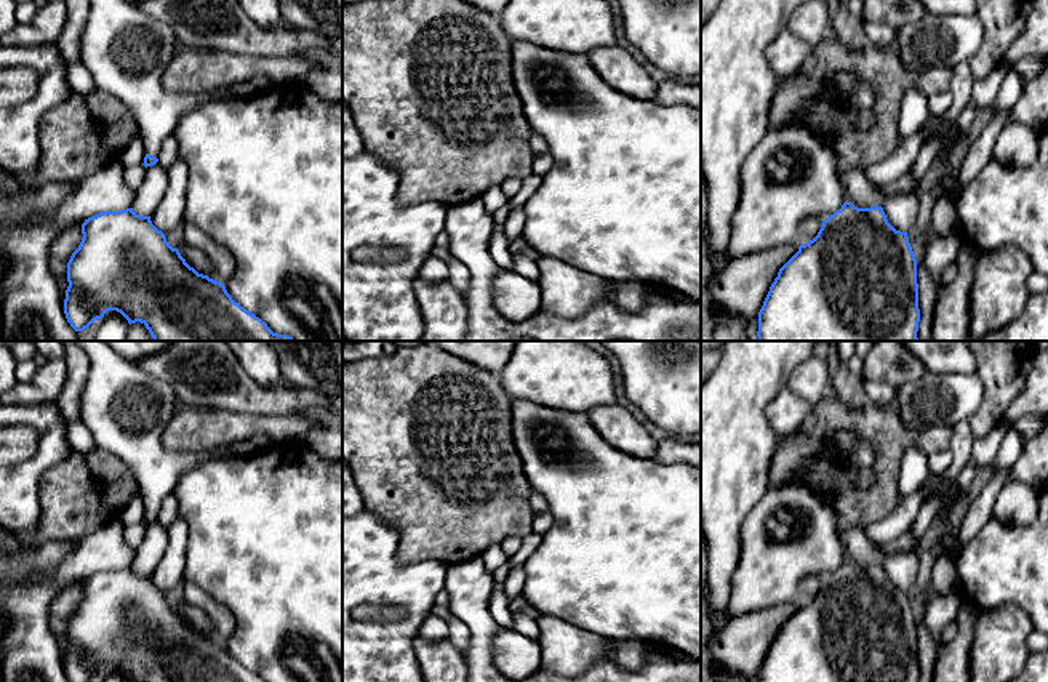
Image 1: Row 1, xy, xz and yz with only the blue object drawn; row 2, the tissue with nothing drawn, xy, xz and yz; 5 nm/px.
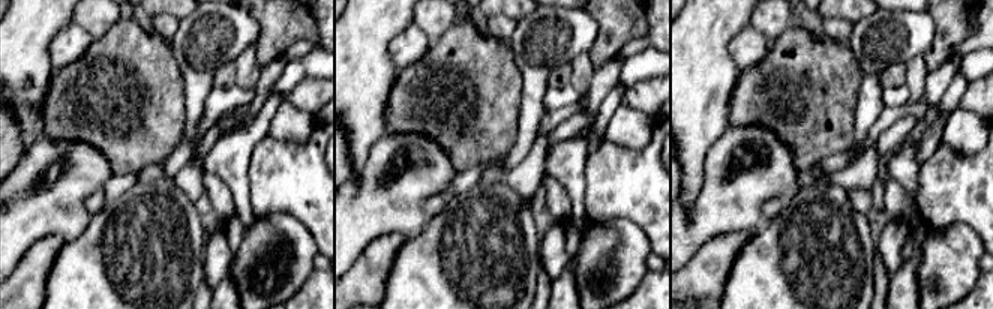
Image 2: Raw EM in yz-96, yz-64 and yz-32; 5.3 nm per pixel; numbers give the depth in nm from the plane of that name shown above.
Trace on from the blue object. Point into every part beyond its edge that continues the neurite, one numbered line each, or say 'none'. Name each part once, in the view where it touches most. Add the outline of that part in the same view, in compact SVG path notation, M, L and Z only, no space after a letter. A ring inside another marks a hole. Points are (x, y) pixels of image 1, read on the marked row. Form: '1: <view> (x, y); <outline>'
1: xy (127, 52); M90 0L91 10L80 40L80 62L91 72L98 88L118 98L136 117L146 154L158 155L162 141L190 110L216 101L213 90L173 93L162 85L162 75L178 51L173 29L146 14L126 0Z

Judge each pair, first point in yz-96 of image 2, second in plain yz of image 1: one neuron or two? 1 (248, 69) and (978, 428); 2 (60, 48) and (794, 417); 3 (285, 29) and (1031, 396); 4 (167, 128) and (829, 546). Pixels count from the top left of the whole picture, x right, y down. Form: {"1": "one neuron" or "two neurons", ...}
{"1": "two neurons", "2": "one neuron", "3": "two neurons", "4": "two neurons"}

